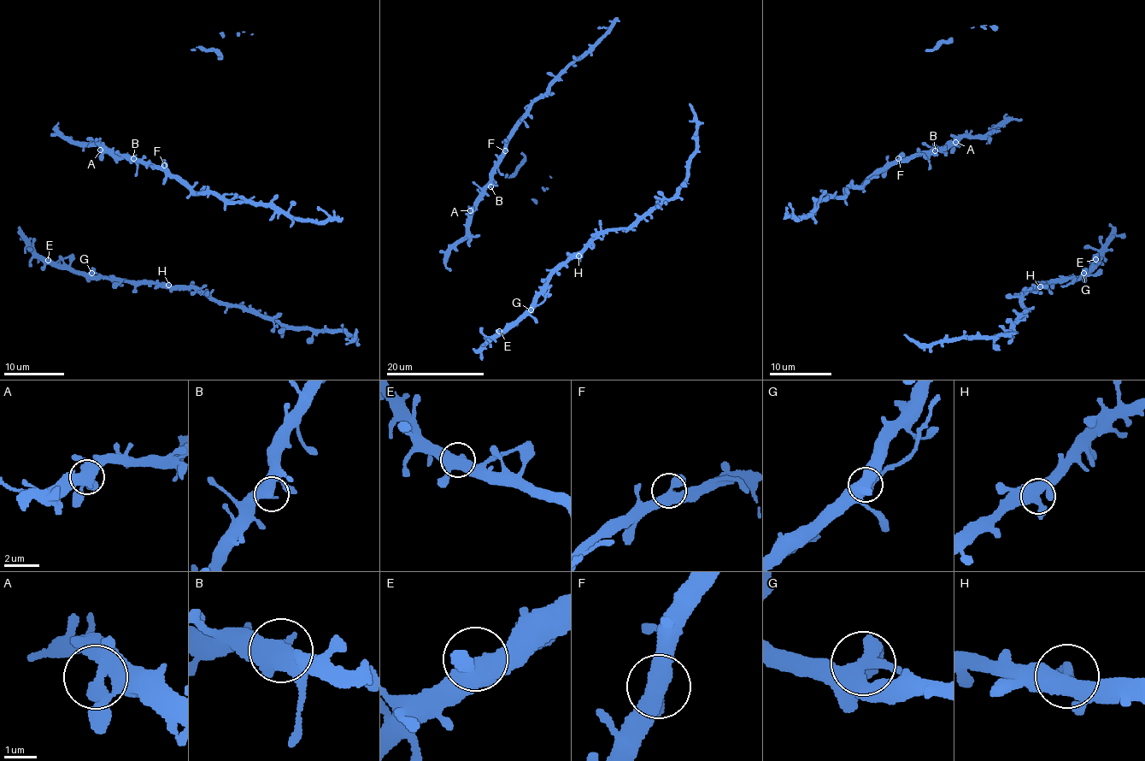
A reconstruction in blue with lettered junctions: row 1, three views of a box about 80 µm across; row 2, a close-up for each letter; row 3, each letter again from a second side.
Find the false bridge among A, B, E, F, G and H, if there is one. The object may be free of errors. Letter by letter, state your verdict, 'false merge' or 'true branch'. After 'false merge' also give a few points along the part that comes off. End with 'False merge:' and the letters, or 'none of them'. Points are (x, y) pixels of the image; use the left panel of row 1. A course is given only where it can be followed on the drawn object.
A: true branch
B: true branch
E: true branch
F: true branch
G: false merge; foreign part runs (91, 273), (97, 273), (123, 286)
H: true branch
False merge: G

